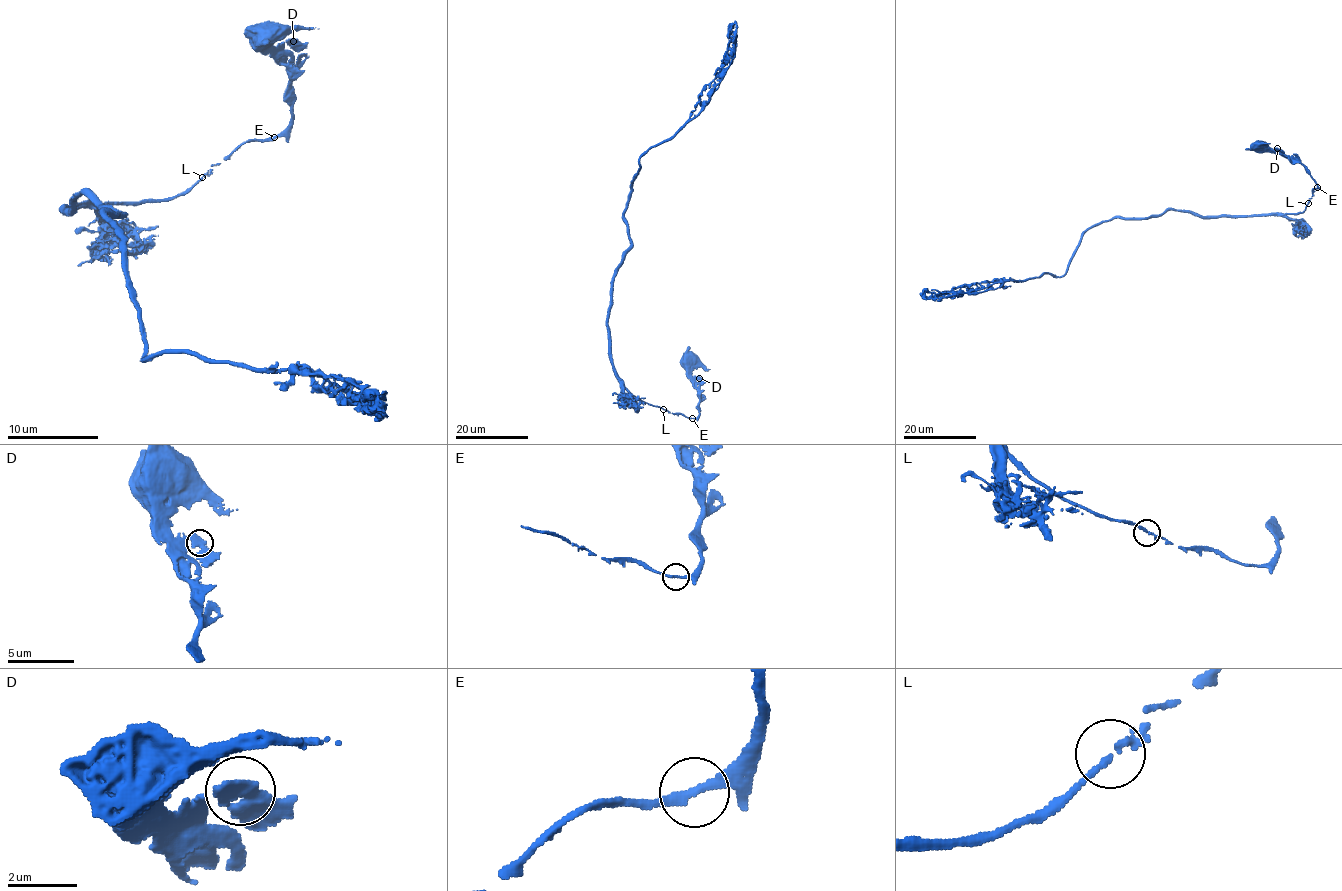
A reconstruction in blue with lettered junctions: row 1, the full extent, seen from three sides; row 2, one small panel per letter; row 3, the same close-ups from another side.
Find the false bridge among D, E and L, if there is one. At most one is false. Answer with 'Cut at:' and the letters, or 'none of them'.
Cut at: none of them

